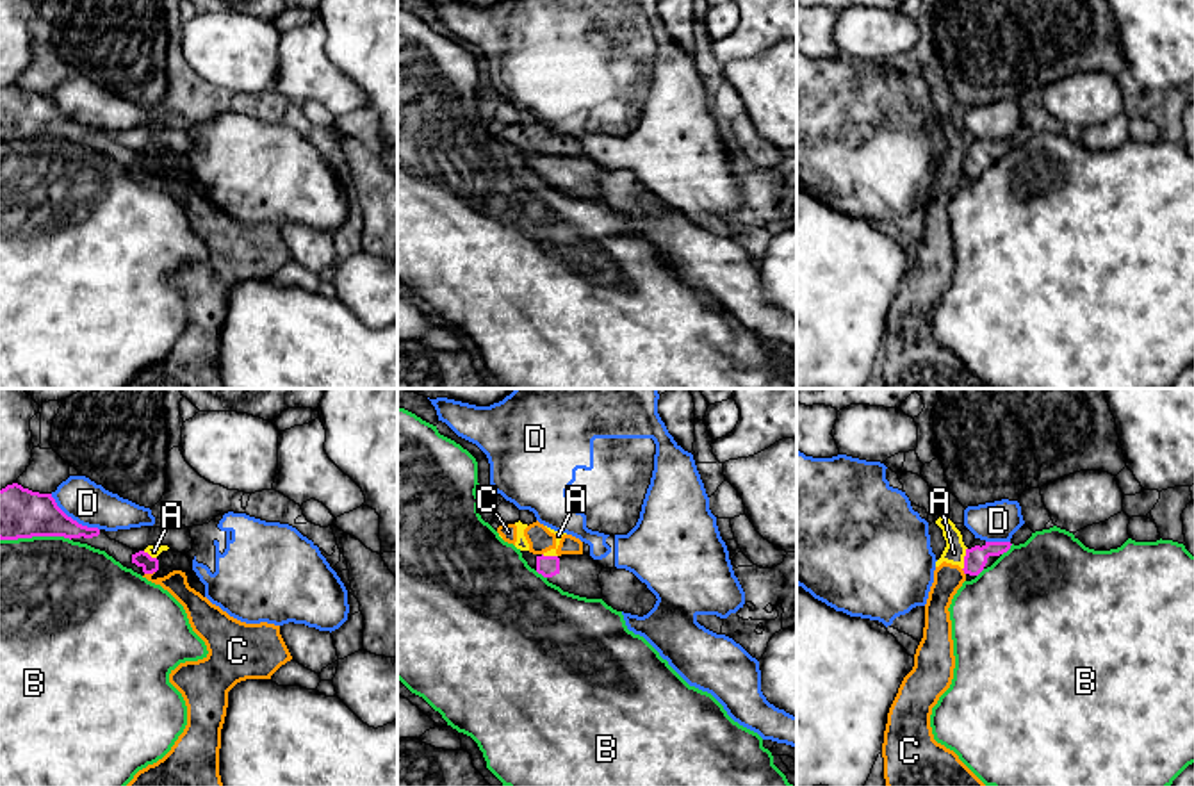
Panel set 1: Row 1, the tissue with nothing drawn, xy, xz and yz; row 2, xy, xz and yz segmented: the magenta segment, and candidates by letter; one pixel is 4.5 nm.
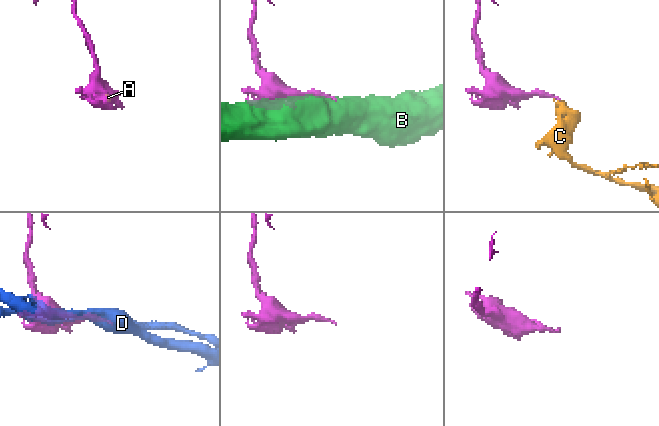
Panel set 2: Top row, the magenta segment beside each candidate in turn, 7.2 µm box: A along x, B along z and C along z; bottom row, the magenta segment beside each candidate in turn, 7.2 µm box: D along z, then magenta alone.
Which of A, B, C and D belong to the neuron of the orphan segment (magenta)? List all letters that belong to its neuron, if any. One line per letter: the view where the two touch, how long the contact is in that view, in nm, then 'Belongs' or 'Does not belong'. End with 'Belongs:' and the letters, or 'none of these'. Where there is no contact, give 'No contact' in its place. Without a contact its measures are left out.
A: Touches magenta in yz. Shared border 110 nm. Does not belong
B: Touches magenta in xy. Shared border 320 nm. Does not belong
C: Touches magenta in xy. Shared border 50 nm. Does not belong
D: Touches magenta in xy. Shared border 280 nm. Does not belong
Belongs: none of these

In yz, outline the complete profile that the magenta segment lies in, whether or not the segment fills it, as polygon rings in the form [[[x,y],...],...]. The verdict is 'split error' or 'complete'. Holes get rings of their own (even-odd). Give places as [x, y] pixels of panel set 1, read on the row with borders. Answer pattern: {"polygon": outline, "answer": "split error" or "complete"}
{"polygon": [[[975,538],[966,549],[964,574],[966,581],[975,579],[984,569],[991,567],[1003,553],[1010,549],[1010,542],[985,542]]], "answer": "split error"}

